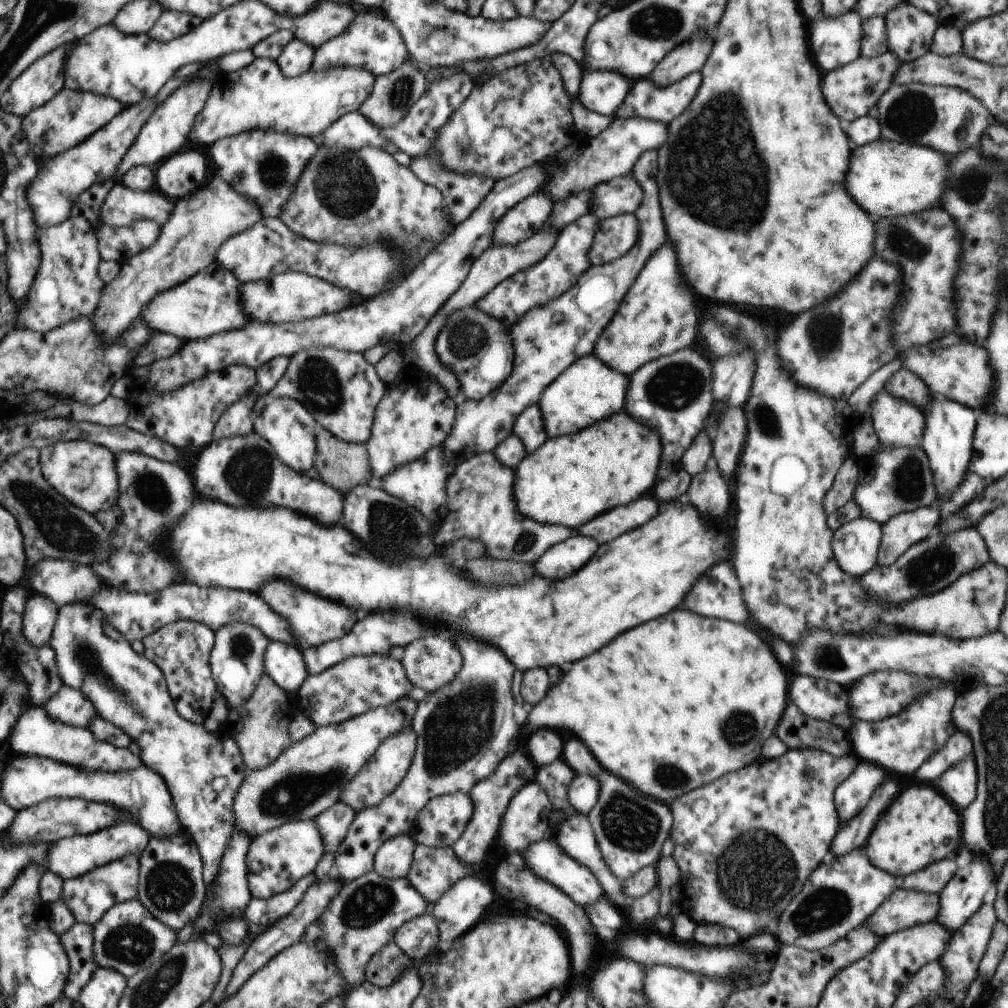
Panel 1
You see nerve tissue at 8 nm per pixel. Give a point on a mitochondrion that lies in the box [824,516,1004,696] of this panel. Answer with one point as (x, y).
(939, 561)

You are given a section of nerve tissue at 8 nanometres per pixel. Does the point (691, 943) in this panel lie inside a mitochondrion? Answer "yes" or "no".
no

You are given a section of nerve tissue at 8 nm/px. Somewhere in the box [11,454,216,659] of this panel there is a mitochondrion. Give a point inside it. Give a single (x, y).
(140, 484)

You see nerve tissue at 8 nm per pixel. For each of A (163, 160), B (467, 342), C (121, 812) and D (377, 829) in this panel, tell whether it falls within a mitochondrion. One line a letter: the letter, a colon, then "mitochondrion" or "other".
A: other
B: mitochondrion
C: other
D: other

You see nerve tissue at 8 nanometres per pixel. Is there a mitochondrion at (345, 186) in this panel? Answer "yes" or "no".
yes

